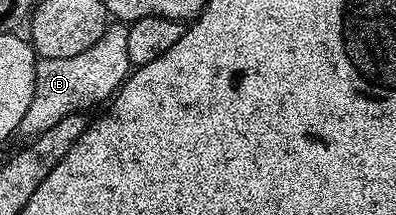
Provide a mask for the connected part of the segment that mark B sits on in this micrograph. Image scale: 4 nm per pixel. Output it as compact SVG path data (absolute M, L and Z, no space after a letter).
M116 21L107 26L100 40L79 55L59 59L39 58L35 62L36 83L33 85L31 106L21 119L19 134L33 139L56 125L62 117L88 109L90 105L107 102L132 69L128 59L127 31L125 24Z

